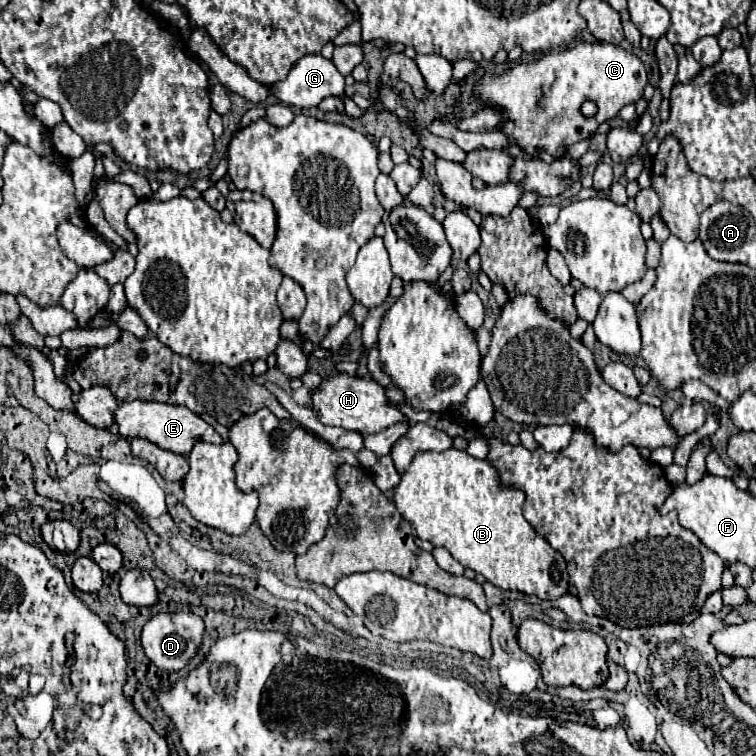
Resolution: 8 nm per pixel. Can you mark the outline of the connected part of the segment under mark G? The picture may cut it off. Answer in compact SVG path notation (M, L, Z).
M309 54L293 66L289 76L281 82L269 86L271 94L277 96L283 104L297 108L315 108L321 100L329 96L343 96L345 78L333 66L331 60Z

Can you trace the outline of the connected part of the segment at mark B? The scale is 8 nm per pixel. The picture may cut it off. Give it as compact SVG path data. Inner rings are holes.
M457 448L445 452L417 452L409 470L401 474L399 484L391 486L387 496L399 514L411 522L421 540L447 548L457 562L485 576L493 586L533 594L539 600L555 600L569 592L563 556L553 550L521 514L525 492L505 486L499 478L499 470L491 462L473 458Z

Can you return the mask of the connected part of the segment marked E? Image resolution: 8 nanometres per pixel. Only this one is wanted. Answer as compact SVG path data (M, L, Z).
M133 400L133 402L121 402L115 410L115 424L119 428L119 434L123 438L145 438L157 446L161 446L163 450L171 450L175 454L183 454L187 456L189 450L193 448L193 444L197 440L205 440L205 442L221 442L223 438L213 430L213 426L209 426L207 422L203 422L195 412L191 412L185 406L173 406L173 404L163 404L163 402L145 402L145 400Z

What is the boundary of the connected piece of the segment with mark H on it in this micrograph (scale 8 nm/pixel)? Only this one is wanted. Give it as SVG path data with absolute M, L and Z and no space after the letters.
M335 372L327 378L323 378L321 388L311 392L311 408L317 416L317 420L325 426L339 426L345 430L355 430L361 436L369 436L375 432L381 432L395 422L405 420L405 416L389 406L389 400L385 398L383 386L379 386L375 380L349 376L347 372Z

